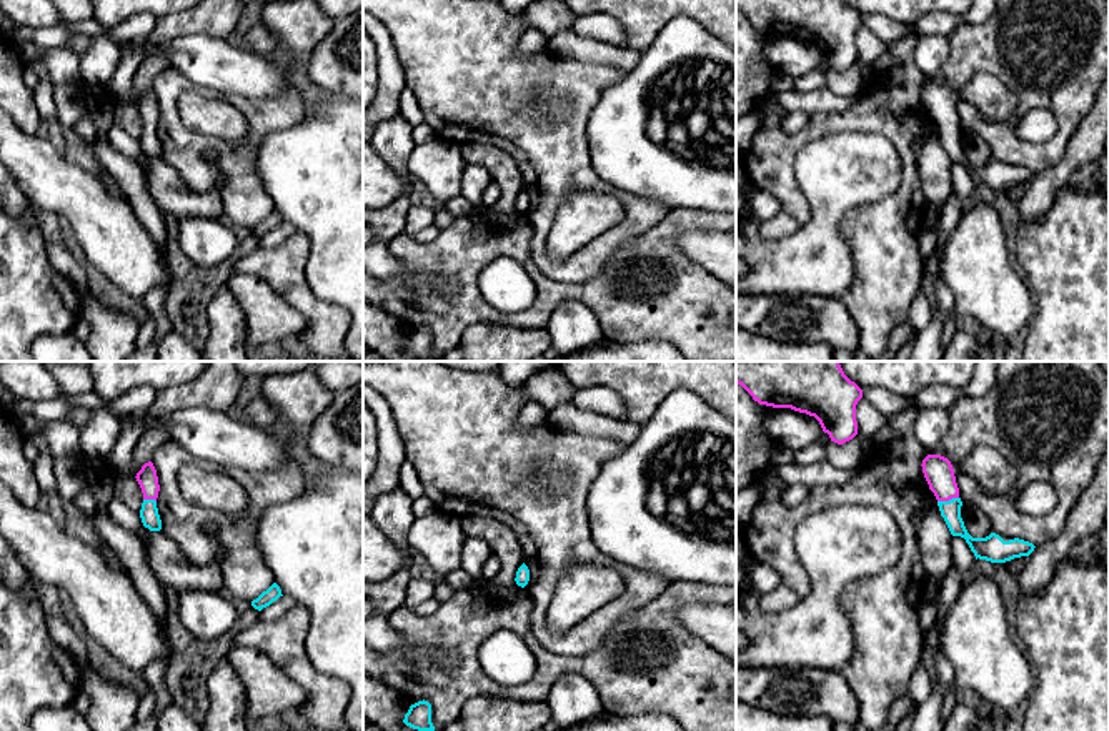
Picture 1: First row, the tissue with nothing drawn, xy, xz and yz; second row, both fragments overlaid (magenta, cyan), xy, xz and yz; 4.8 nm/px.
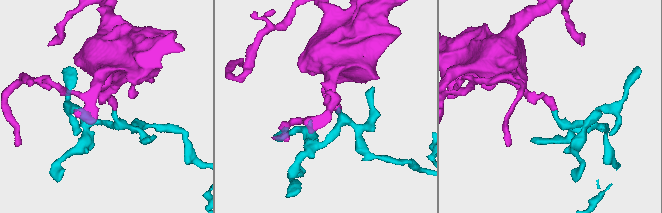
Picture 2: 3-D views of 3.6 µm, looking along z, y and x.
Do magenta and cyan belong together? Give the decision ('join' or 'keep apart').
join

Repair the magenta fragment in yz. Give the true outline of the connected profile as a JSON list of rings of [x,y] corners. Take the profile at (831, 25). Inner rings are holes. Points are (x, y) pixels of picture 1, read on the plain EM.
[[[736,0],[736,10],[759,32],[791,35],[814,43],[838,72],[858,62],[856,32],[863,25],[863,17],[844,0]]]

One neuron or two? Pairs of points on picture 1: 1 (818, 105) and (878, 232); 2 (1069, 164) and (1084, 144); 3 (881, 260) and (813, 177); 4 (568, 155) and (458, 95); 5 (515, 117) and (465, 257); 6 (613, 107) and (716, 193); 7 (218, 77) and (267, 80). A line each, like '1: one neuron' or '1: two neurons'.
1: two neurons
2: one neuron
3: two neurons
4: one neuron
5: two neurons
6: one neuron
7: one neuron

